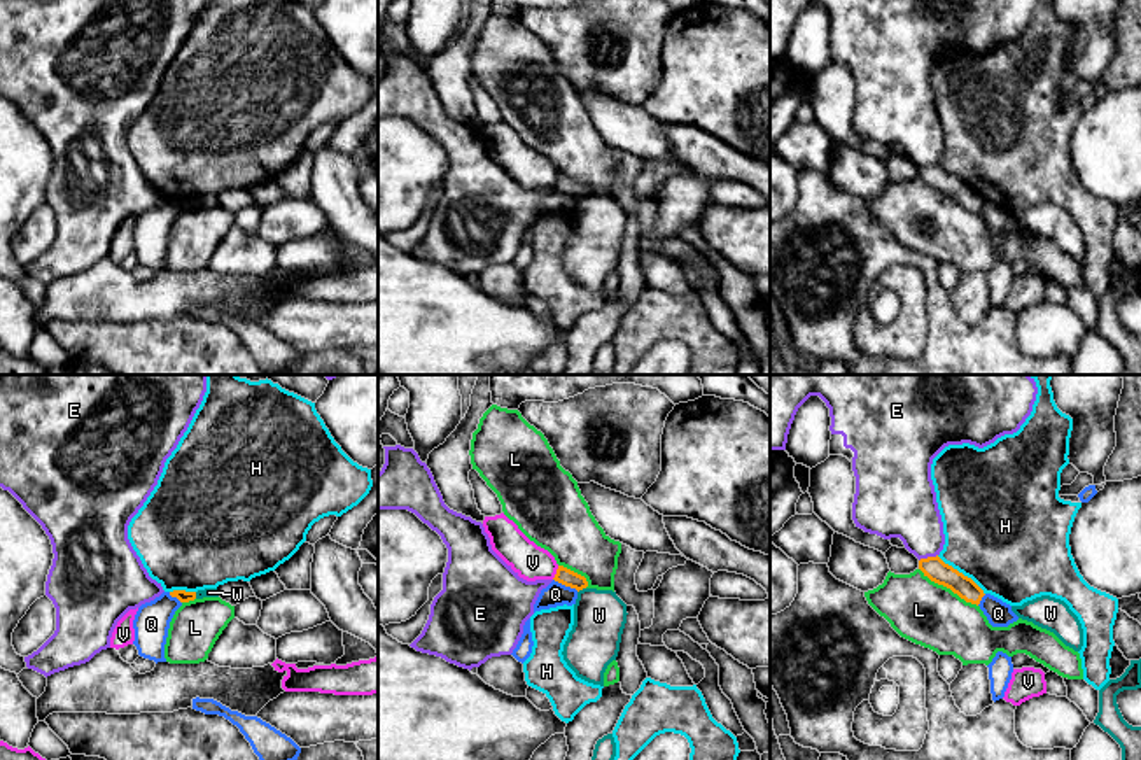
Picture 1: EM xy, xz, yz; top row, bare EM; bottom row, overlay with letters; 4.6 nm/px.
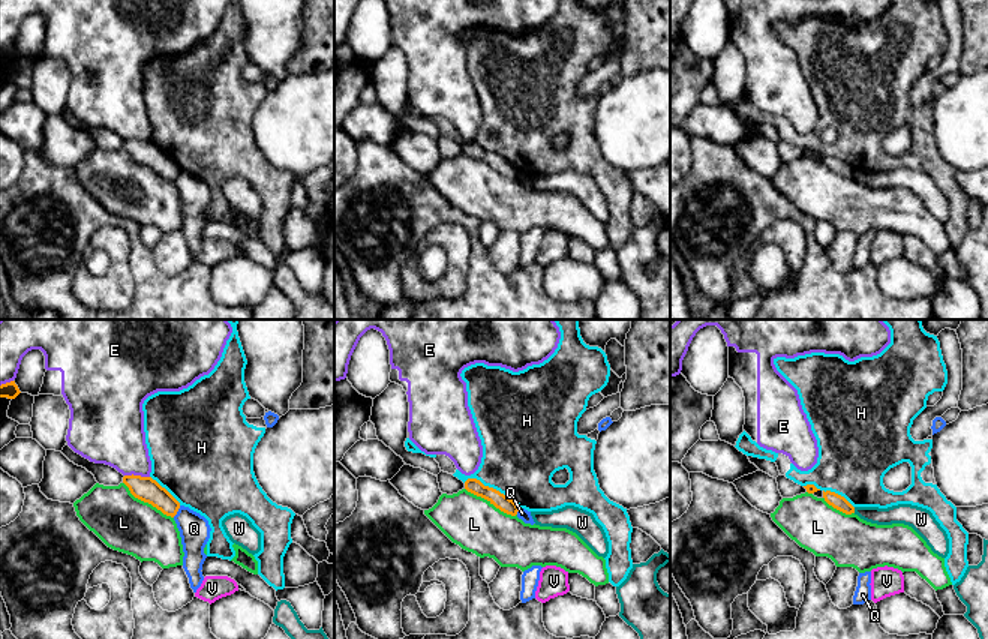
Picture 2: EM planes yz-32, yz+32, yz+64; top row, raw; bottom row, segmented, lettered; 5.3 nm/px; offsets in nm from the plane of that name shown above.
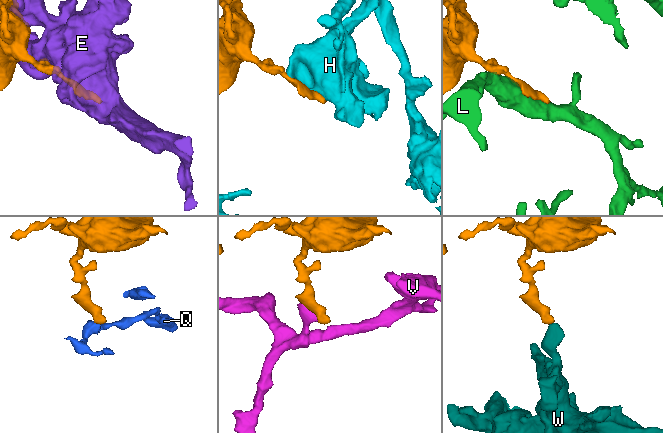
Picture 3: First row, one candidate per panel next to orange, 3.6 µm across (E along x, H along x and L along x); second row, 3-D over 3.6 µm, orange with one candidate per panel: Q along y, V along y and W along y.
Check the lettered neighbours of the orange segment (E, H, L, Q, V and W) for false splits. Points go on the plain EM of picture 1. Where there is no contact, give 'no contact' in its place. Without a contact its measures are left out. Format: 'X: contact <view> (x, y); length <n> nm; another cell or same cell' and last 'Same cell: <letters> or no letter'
E: contact yz (928, 165); length 90 nm; another cell
H: contact yz (961, 181); length 280 nm; another cell
L: contact yz (949, 195); length 320 nm; another cell
Q: contact xz (566, 193); length 130 nm; another cell
V: contact xz (557, 181); length 70 nm; another cell
W: contact xz (581, 197); length 50 nm; another cell
Same cell: no letter

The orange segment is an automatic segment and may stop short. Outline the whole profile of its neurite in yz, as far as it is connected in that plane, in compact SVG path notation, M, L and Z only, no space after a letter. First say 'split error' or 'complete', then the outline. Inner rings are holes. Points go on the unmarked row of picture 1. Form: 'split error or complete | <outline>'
complete | M938 163L919 168L919 177L931 189L950 196L961 207L971 212L980 212L984 198L968 184L945 172Z

